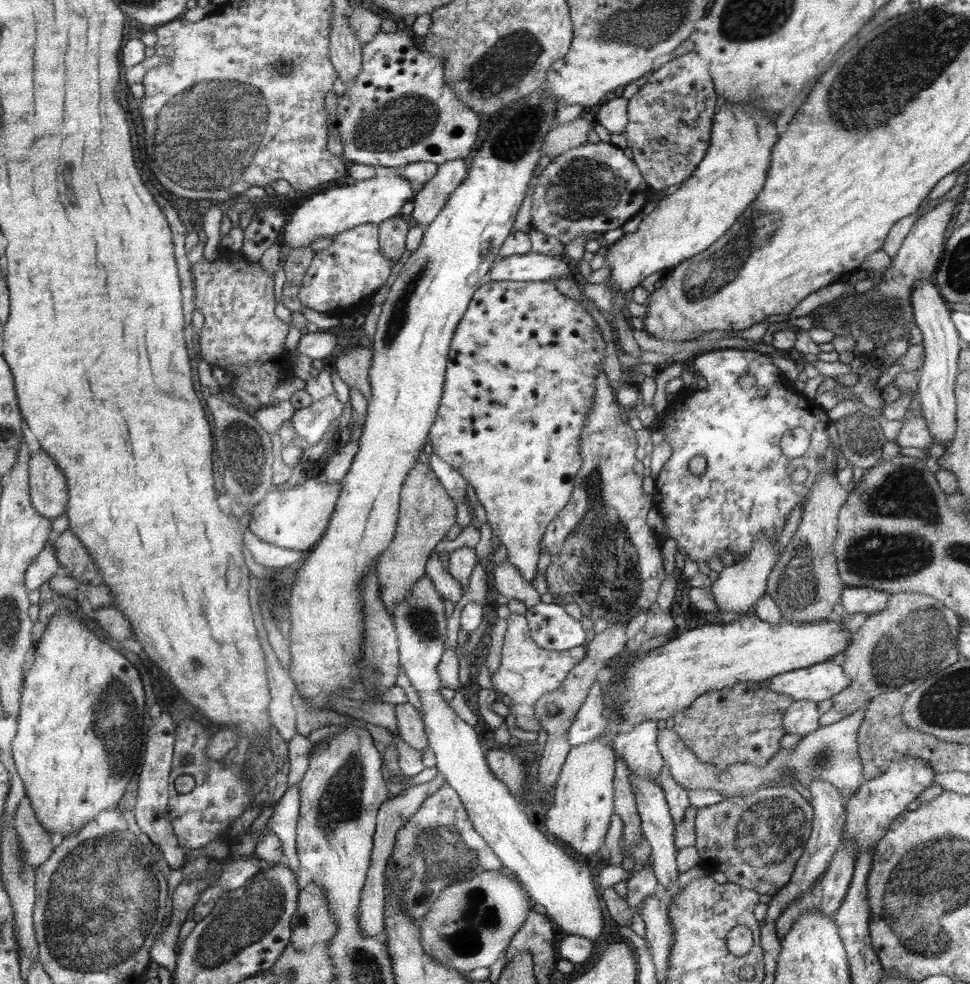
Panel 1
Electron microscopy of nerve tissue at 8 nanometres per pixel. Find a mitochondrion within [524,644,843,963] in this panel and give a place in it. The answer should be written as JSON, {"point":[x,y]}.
{"point":[767,830]}

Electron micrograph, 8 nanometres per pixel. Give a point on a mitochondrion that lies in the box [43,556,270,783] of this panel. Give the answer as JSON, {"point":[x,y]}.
{"point":[114,718]}

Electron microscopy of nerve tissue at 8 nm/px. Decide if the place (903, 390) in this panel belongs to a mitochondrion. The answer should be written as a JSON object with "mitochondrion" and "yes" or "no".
{"mitochondrion":"no"}

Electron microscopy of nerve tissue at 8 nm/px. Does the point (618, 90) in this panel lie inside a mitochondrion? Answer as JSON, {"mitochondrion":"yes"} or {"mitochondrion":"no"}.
{"mitochondrion":"no"}

